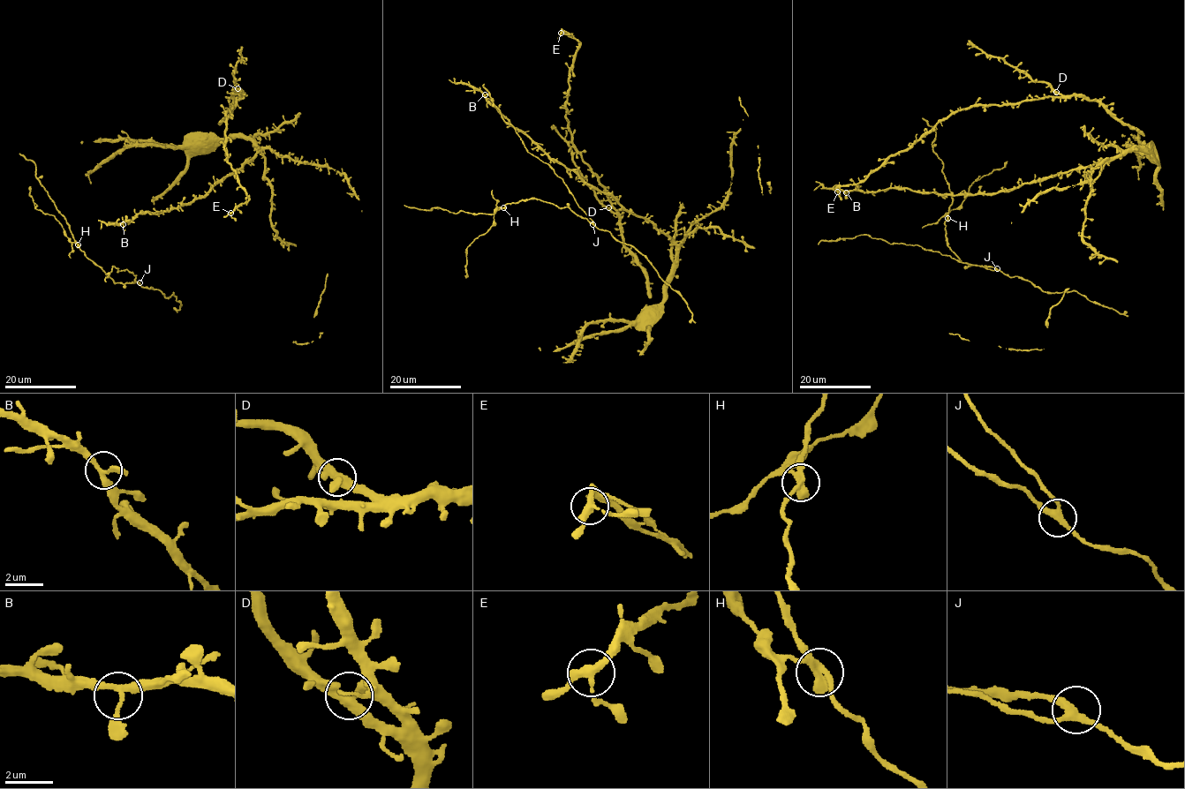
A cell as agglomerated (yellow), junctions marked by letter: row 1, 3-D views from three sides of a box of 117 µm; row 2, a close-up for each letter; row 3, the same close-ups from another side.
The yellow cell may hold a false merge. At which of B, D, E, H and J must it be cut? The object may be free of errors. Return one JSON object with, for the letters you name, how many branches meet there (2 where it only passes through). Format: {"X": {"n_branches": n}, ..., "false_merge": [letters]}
{"H": {"n_branches": 3}, "false_merge": ["H"]}

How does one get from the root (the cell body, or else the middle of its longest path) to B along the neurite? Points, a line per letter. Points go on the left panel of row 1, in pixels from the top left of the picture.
B: (194, 201), (157, 213), (139, 213), (123, 224)

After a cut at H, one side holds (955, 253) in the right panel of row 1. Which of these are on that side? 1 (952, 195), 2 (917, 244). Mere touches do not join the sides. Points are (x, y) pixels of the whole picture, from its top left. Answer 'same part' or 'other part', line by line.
1: same part
2: same part

